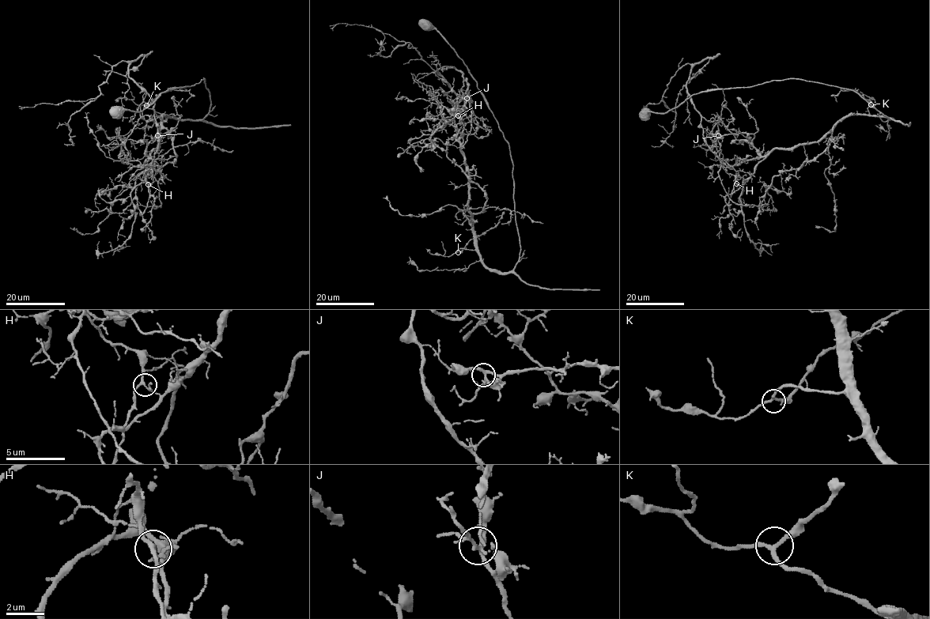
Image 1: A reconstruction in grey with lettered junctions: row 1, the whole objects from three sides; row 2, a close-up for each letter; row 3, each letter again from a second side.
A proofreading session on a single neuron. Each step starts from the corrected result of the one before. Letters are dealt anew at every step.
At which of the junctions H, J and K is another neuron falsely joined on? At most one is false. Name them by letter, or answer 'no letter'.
H

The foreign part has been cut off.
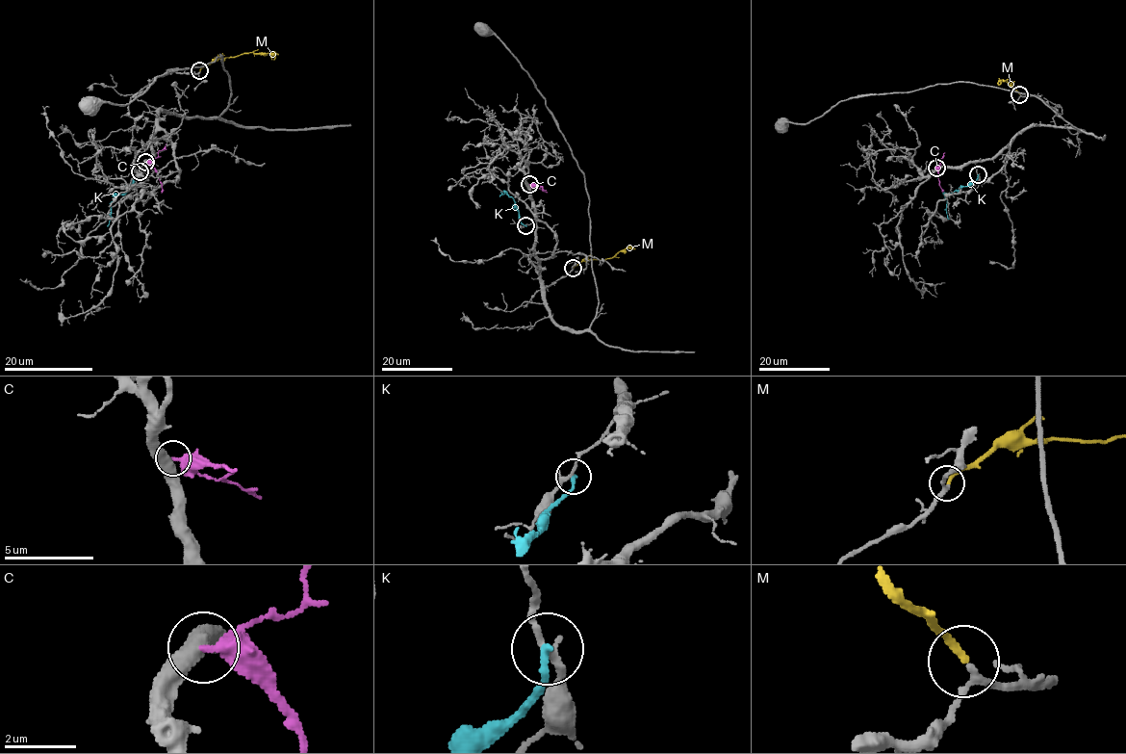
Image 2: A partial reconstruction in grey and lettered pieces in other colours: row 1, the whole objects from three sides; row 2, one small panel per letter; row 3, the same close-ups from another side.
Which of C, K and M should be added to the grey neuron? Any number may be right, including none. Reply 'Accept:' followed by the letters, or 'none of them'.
Accept: M

